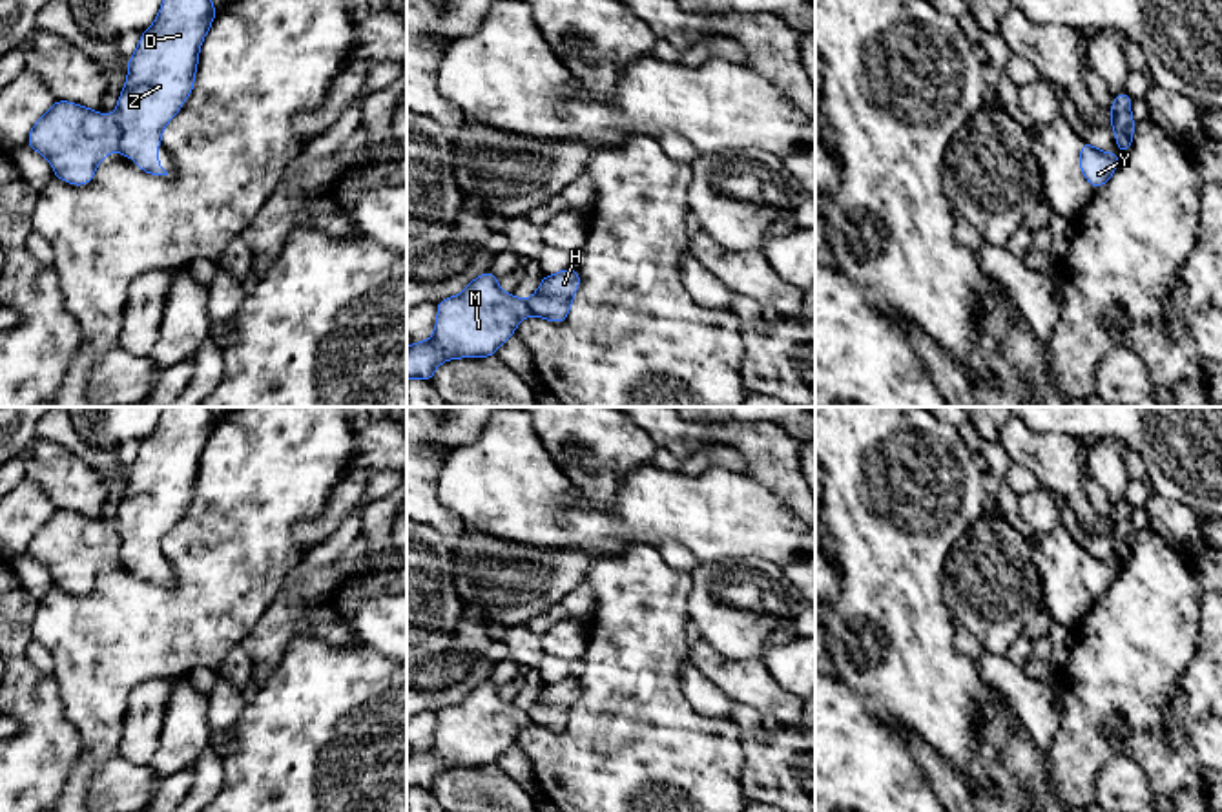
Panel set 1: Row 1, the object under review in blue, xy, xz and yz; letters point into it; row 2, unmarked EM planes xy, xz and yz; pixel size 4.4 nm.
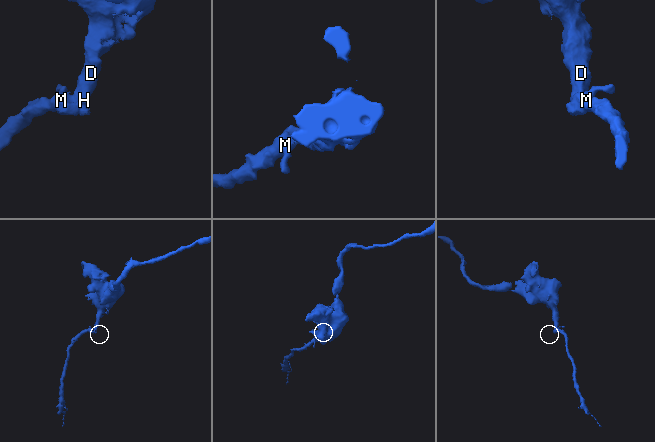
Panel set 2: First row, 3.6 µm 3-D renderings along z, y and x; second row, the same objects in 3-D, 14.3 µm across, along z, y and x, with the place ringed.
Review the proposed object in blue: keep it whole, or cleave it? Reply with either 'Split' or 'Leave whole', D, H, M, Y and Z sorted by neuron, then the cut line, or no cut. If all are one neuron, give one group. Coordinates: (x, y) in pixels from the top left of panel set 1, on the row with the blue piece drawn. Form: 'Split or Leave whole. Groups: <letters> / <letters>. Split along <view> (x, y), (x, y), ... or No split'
Split. Groups: D H Z / M Y. Split along xy (112, 115), (119, 128), (119, 148)

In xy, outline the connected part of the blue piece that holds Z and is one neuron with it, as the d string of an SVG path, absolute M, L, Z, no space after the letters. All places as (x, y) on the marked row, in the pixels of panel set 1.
M162 0L155 22L140 33L137 51L128 60L126 86L113 115L120 128L119 151L137 159L135 166L146 173L168 175L157 161L157 148L162 142L162 130L193 89L201 44L215 15L212 0Z

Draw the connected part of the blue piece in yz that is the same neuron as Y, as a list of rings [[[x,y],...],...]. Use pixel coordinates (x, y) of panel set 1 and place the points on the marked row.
[[[1085,141],[1082,142],[1080,170],[1094,190],[1113,177],[1118,164],[1120,159],[1114,157],[1111,151],[1096,150],[1091,142]]]

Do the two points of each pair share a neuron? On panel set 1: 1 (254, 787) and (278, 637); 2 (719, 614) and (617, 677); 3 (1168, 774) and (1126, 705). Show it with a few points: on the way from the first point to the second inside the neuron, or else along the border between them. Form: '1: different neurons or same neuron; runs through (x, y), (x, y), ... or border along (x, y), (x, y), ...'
1: different neurons; border along (298, 635), (263, 687)
2: different neurons; border along (693, 579), (688, 595), (688, 621)
3: different neurons; border along (1168, 697), (1164, 721), (1133, 732), (1120, 752)

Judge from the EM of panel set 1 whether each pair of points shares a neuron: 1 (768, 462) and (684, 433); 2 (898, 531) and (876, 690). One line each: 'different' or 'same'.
1: same
2: same

